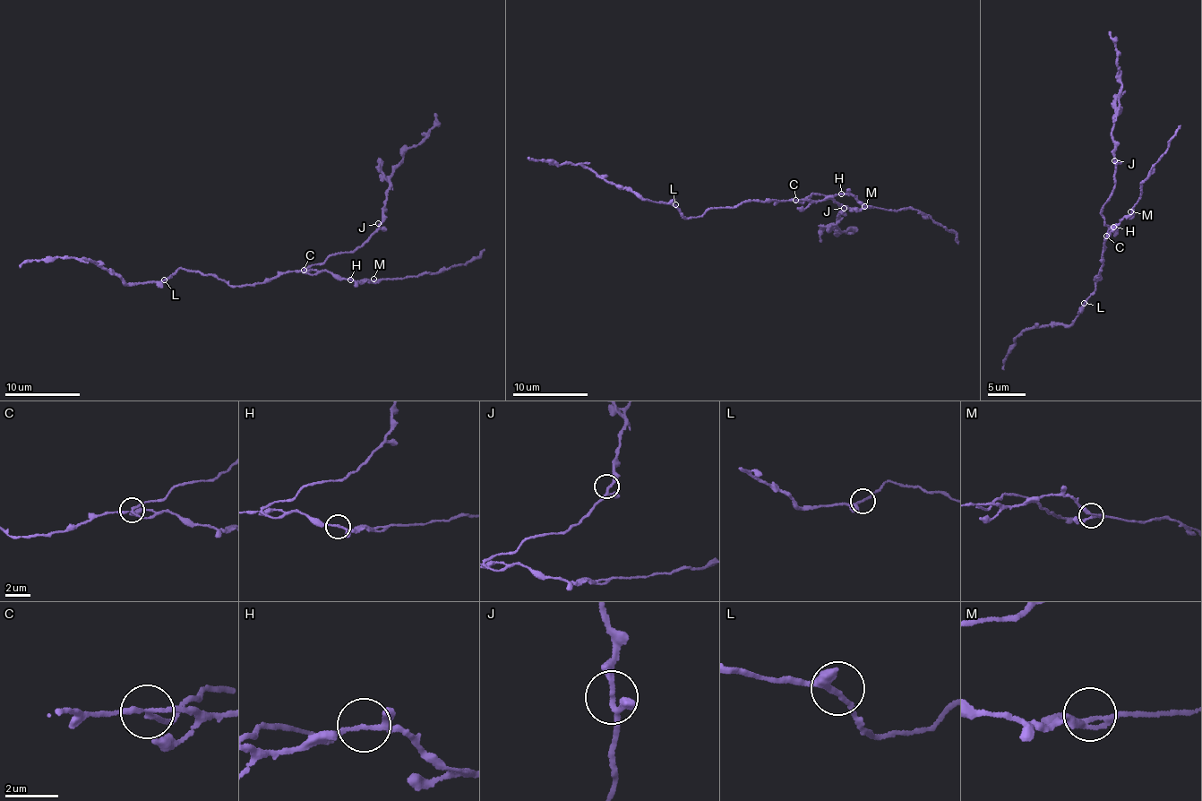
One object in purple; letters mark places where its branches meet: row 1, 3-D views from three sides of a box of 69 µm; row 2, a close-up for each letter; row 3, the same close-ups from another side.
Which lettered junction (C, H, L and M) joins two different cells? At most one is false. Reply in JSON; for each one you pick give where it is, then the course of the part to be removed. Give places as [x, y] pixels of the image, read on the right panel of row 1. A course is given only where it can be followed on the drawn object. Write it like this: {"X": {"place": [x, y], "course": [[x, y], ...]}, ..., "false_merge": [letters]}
{"C": {"place": [1106, 236], "course": [[1107, 236], [1110, 228], [1101, 214], [1115, 180], [1111, 129], [1119, 105], [1121, 82], [1109, 31]]}, "false_merge": ["C"]}

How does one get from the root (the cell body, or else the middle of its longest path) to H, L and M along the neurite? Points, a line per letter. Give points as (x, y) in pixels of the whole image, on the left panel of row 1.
H: (257, 282), (270, 281), (285, 272), (300, 270), (317, 275), (324, 270), (330, 271), (350, 279)
L: (257, 282), (229, 286), (212, 276), (178, 268), (164, 279)
M: (257, 282), (270, 281), (285, 272), (300, 270), (317, 275), (330, 271), (365, 282), (373, 279)

